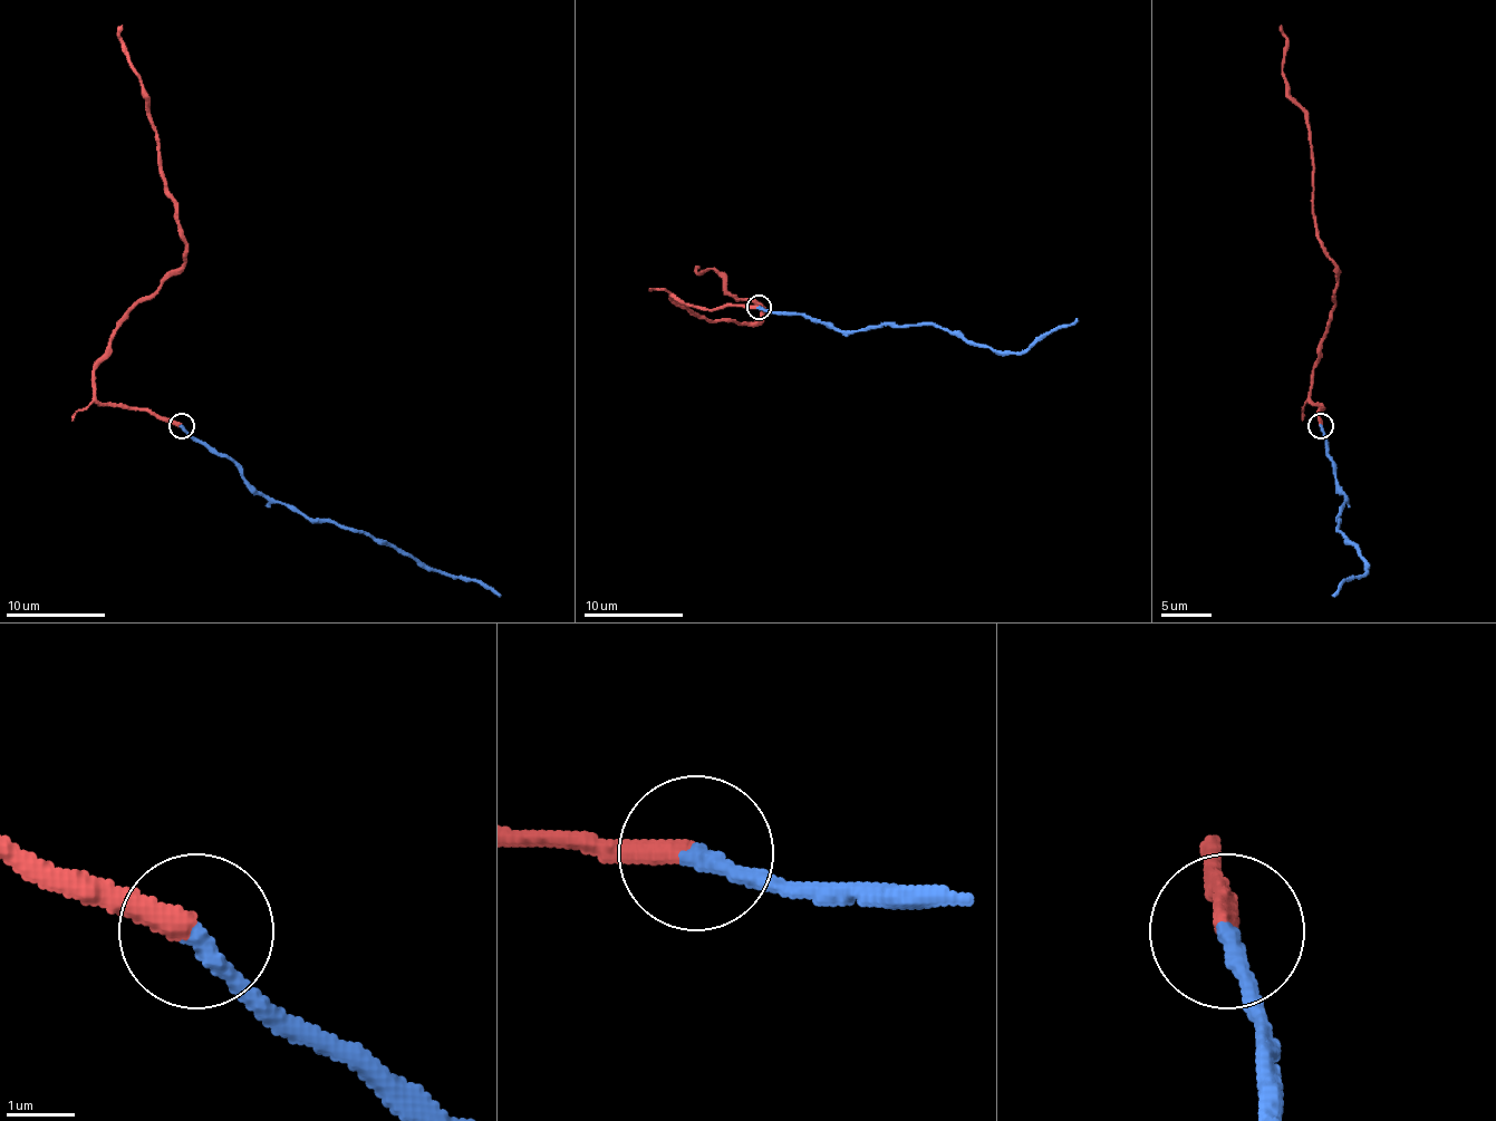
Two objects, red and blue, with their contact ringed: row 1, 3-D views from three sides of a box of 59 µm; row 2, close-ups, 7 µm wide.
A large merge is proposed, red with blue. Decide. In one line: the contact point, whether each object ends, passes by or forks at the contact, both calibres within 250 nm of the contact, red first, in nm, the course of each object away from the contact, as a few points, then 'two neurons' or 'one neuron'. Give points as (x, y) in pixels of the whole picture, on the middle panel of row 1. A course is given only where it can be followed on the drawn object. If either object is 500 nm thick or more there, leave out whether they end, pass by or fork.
at (759, 307); red ends there; blue ends there; 340 nm thick on the red side, 280 nm on the other; red runs (760, 307), (704, 309), (672, 297), (682, 307), (714, 321), (760, 321), (752, 299), (732, 297), (700, 267); blue runs (760, 307), (772, 311), (804, 313), (841, 331), (936, 324), (1002, 351), (1024, 351), (1049, 334), (1079, 321); one neuron

